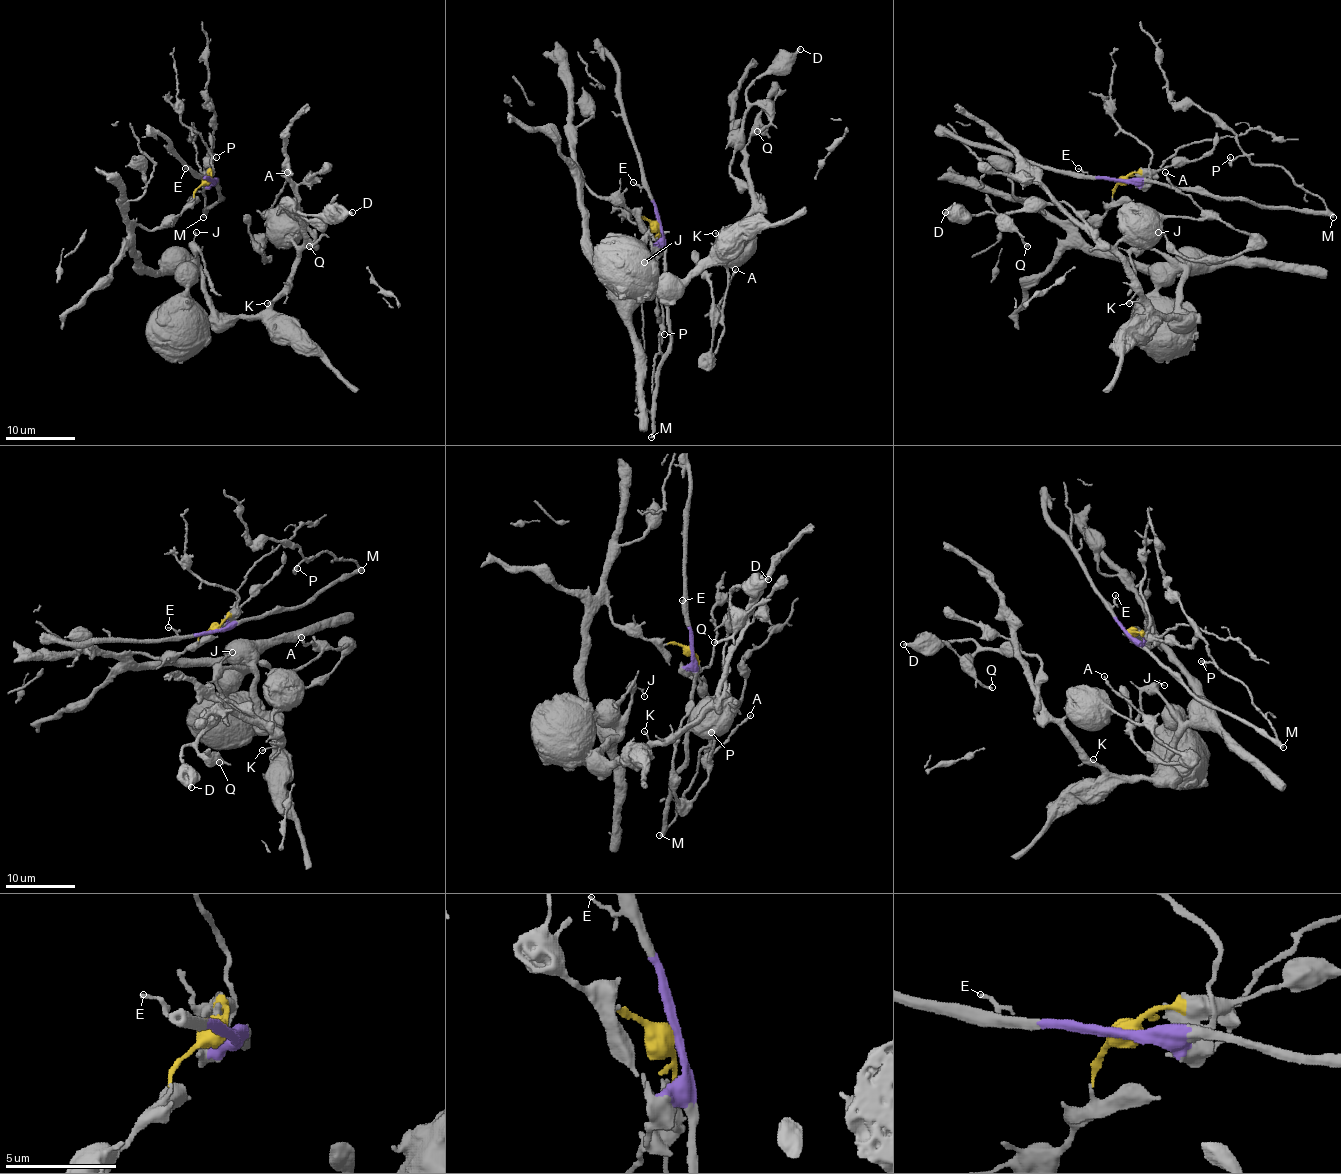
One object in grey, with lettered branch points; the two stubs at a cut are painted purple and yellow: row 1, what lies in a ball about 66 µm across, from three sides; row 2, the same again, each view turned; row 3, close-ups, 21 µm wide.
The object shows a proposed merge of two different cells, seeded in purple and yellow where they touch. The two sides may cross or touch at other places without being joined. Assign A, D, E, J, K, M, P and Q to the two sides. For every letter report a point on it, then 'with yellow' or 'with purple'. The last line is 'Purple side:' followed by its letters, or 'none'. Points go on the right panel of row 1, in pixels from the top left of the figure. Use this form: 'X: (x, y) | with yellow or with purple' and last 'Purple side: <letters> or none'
A: (1165, 172) | with yellow
D: (945, 212) | with yellow
E: (1078, 168) | with purple
J: (1158, 232) | with yellow
K: (1129, 303) | with yellow
M: (1333, 217) | with purple
P: (1230, 157) | with purple
Q: (1027, 246) | with yellow
Purple side: E, M, P

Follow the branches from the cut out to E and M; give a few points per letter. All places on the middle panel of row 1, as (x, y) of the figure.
E: (657, 224), (657, 208), (652, 196), (633, 182)
M: (657, 224), (664, 252), (669, 353), (661, 366), (654, 433), (650, 438)

